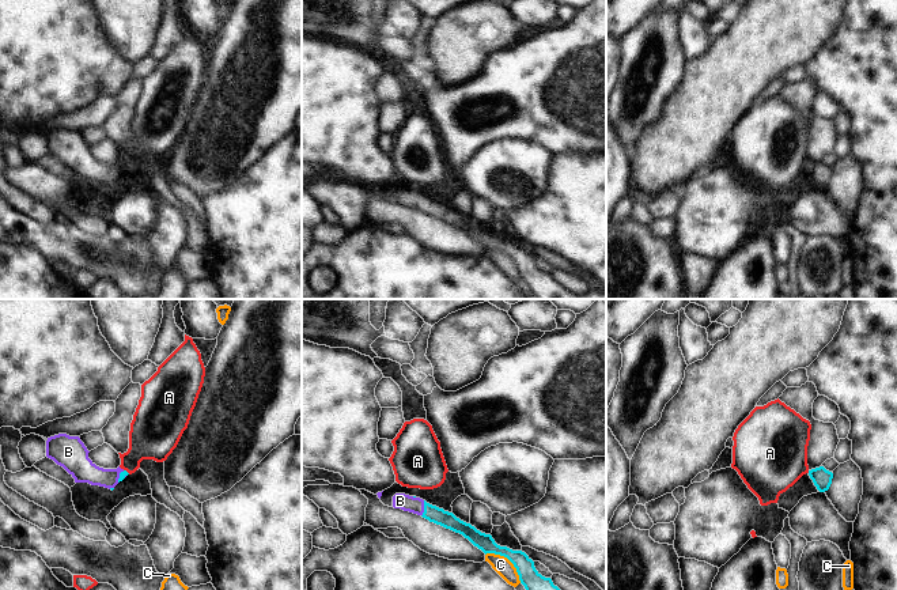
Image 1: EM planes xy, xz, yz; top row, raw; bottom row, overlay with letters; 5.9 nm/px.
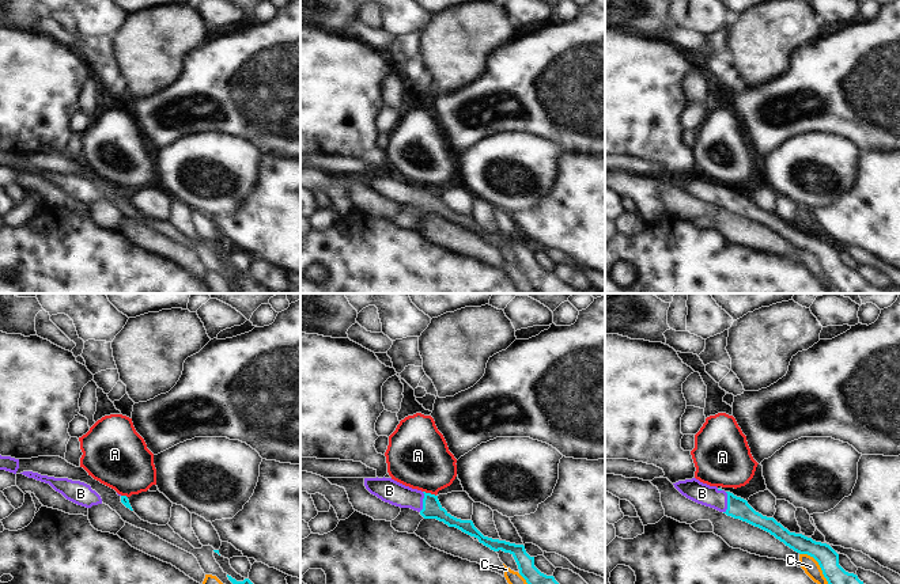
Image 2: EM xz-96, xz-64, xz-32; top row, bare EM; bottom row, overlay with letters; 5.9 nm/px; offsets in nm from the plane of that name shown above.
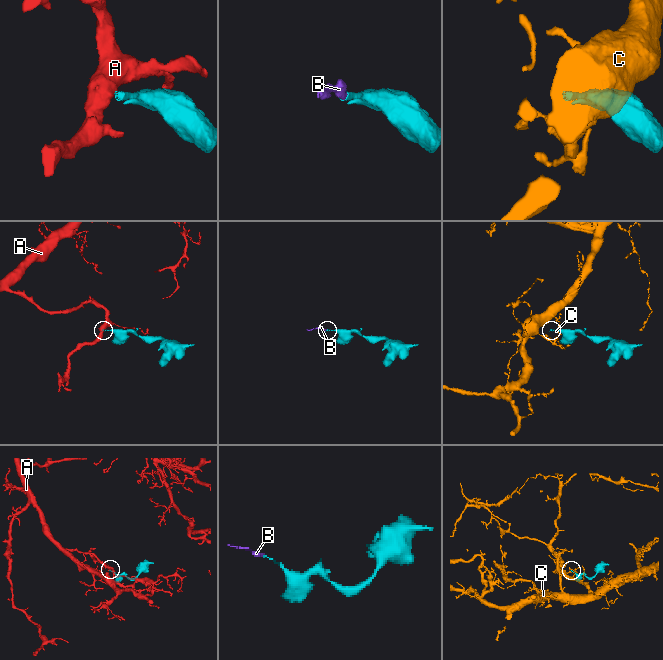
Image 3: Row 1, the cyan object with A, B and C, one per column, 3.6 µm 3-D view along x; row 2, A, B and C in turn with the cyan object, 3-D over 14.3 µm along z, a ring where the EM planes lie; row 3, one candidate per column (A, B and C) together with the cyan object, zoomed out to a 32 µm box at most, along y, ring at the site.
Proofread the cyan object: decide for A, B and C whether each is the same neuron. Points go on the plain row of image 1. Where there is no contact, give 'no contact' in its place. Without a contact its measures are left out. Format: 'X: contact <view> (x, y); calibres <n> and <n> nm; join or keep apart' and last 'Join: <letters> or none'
A: contact xy (125, 166); calibres 40 and 260 nm; keep apart
B: contact xz (424, 204); calibres 100 and 100 nm; join
C: contact xz (508, 254); calibres 140 and 100 nm; keep apart
Join: B

